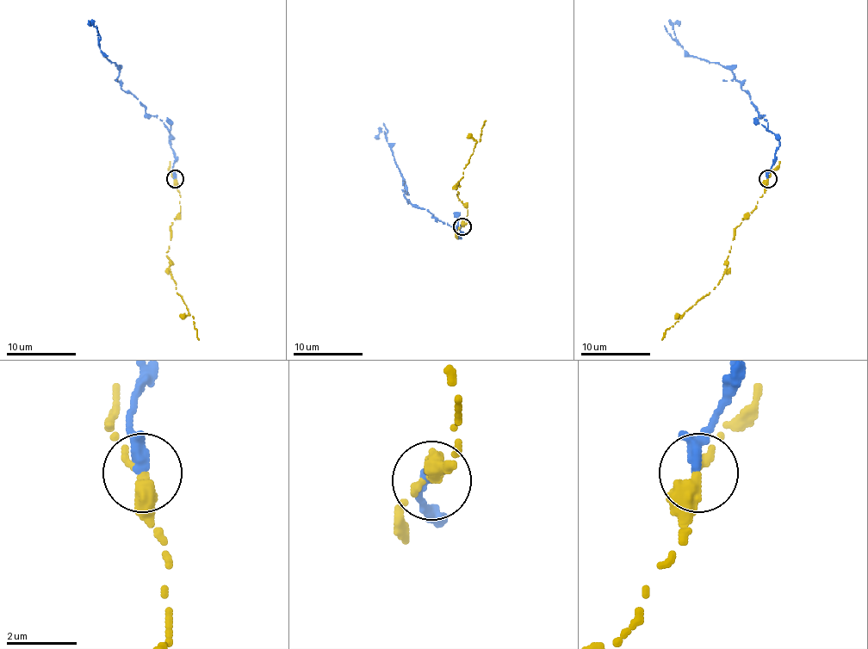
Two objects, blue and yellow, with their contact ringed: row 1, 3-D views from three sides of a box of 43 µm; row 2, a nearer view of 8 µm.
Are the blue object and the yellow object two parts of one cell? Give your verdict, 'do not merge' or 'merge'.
do not merge

